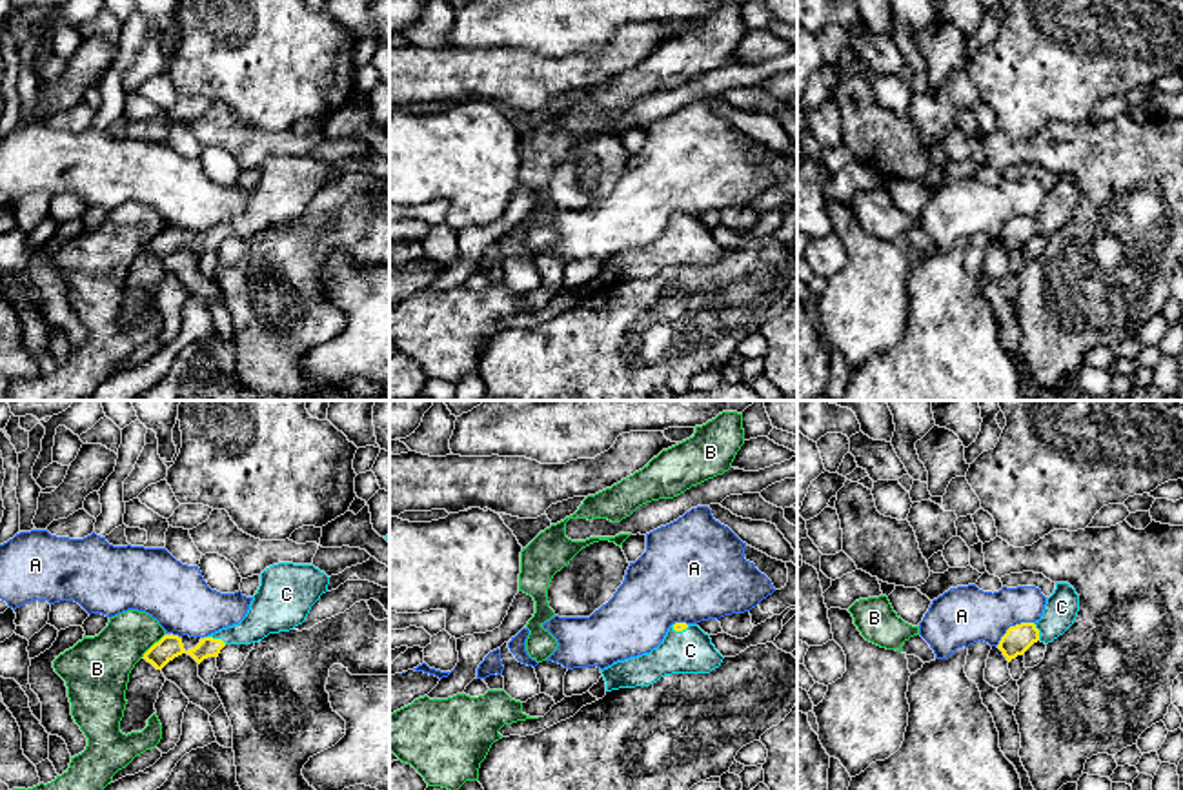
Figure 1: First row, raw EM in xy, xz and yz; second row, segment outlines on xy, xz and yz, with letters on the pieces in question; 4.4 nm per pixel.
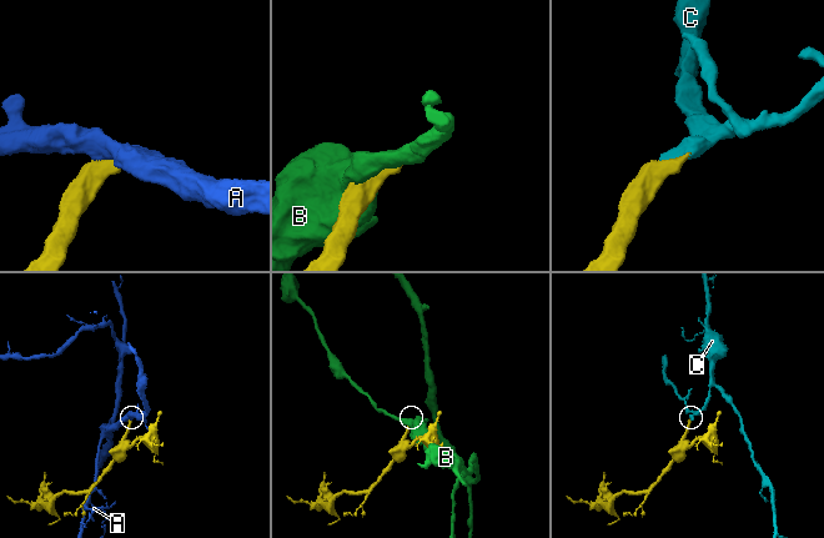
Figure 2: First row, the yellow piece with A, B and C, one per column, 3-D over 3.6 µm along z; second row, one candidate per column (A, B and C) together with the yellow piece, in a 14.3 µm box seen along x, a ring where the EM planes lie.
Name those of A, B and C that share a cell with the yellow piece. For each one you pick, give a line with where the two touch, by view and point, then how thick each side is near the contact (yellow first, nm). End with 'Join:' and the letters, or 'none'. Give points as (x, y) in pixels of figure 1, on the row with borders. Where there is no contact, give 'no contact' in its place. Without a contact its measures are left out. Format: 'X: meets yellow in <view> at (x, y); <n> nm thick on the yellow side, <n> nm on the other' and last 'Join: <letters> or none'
C: meets yellow in xy at (217, 639); 110 nm thick on the yellow side, 170 nm on the other
Join: C

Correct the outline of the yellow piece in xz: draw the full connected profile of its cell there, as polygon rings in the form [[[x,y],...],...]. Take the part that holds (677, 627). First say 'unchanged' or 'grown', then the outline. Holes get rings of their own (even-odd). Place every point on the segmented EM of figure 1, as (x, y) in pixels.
grown; [[[675,623],[650,653],[617,661],[601,674],[606,692],[612,692],[650,686],[672,674],[710,674],[721,666],[723,659],[710,635],[697,624]]]

